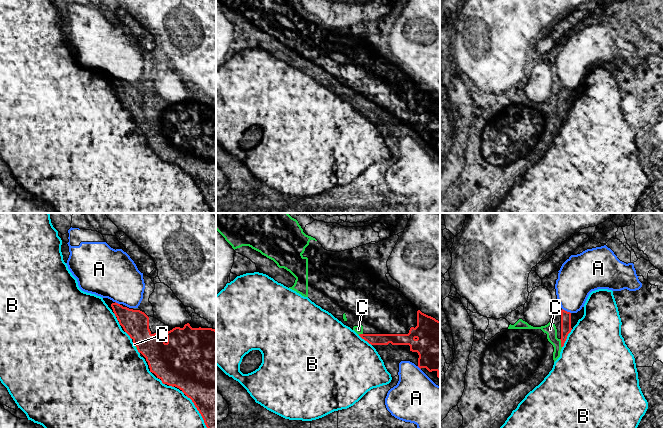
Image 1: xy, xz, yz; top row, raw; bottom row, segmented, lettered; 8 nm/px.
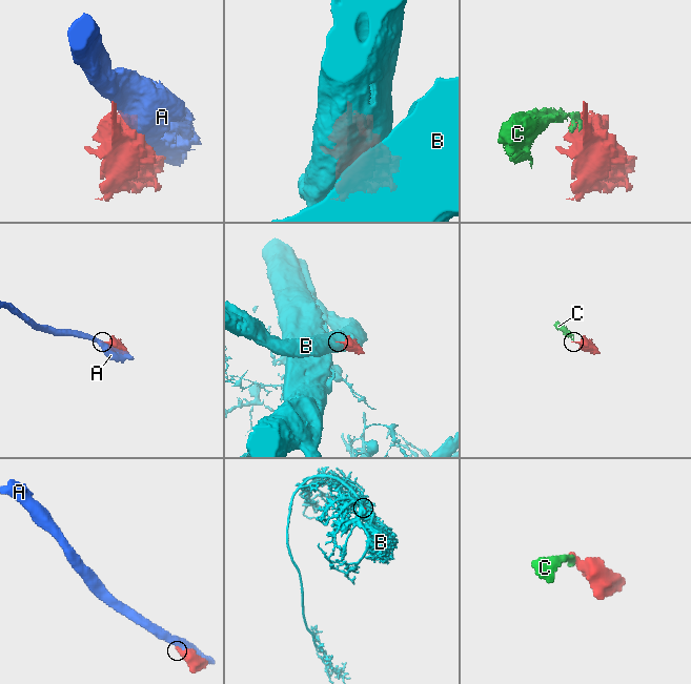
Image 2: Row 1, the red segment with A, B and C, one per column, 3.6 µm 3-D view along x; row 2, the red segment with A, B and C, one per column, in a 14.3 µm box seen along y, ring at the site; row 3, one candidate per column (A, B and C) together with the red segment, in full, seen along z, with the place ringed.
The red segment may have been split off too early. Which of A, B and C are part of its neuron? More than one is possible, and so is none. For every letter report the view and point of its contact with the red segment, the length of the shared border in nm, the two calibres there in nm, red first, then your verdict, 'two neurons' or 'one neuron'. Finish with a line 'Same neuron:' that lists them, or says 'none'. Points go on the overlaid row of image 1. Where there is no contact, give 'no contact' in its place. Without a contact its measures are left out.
A: meets red in yz at (566, 311); contact 80 nm long; 80 nm thick on the red side, 300 nm on the other; two neurons
B: meets red in xy at (198, 410); contact 320 nm long; 460 nm thick on the red side, 340 nm on the other; two neurons
C: meets red in yz at (561, 343); contact 70 nm long; 80 nm thick on the red side, 100 nm on the other; one neuron
Same neuron: C

